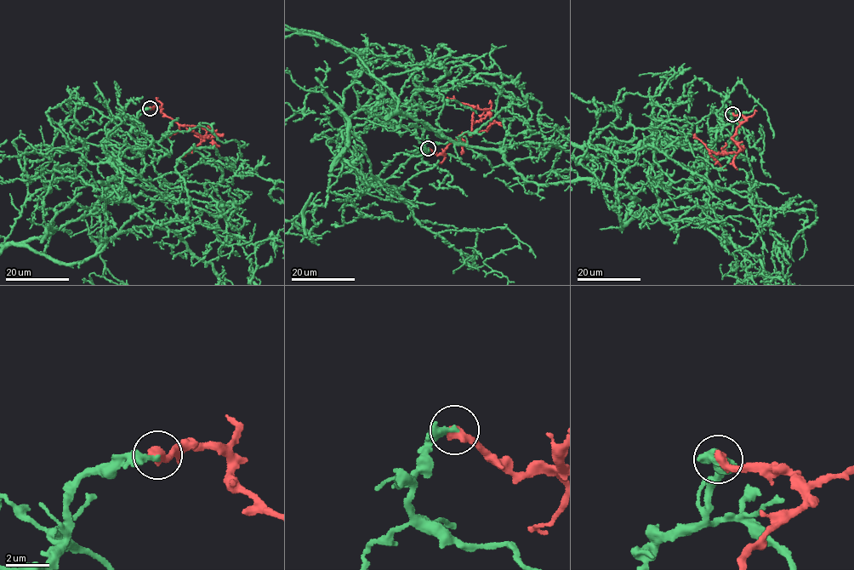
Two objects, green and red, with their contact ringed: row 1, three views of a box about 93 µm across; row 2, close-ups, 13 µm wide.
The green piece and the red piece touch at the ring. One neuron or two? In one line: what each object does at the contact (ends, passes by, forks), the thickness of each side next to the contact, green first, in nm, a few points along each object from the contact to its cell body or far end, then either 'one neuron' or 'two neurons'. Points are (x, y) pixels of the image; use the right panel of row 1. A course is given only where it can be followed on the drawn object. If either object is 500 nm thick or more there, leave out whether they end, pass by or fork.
green ends; red ends; calibres 280 and 460 nm; course red (732, 114), (745, 118), (731, 138), (740, 147), (737, 152), (710, 154), (724, 168); one neuron

